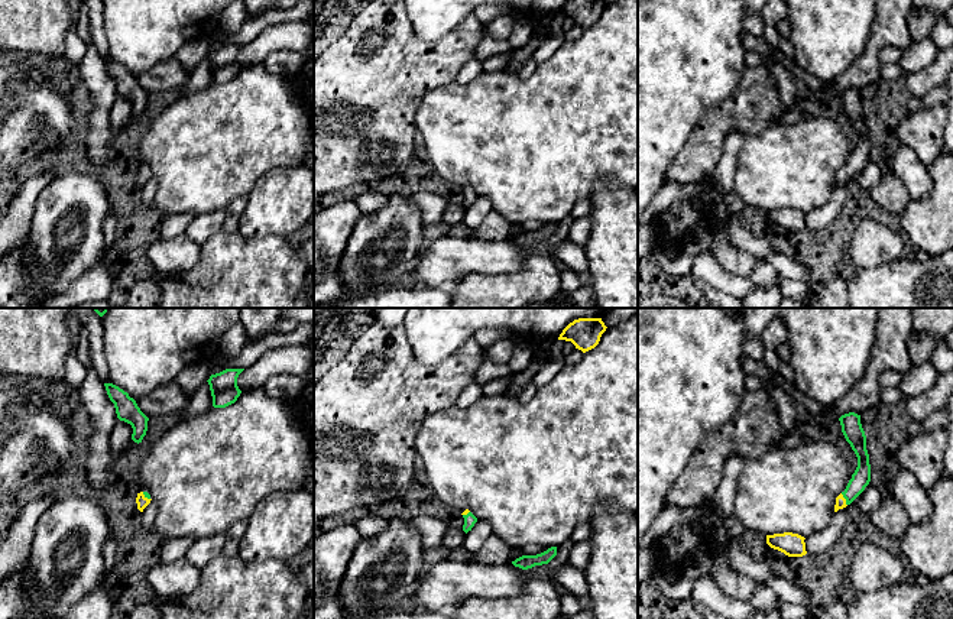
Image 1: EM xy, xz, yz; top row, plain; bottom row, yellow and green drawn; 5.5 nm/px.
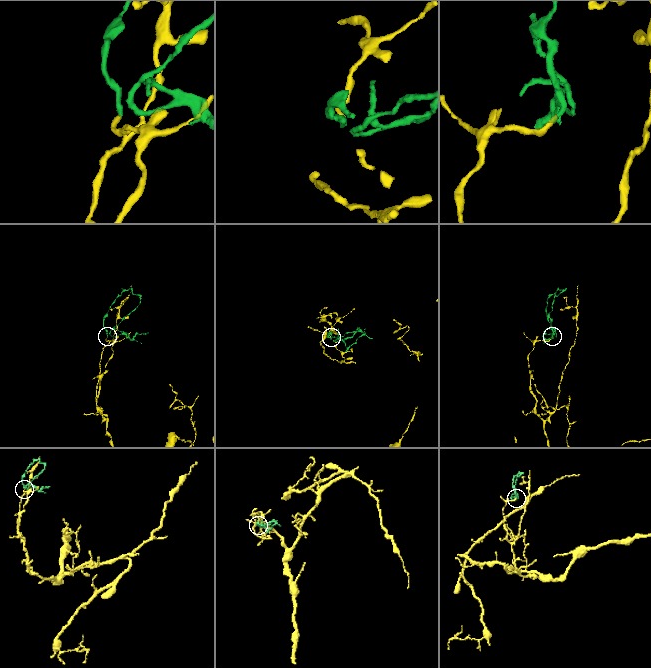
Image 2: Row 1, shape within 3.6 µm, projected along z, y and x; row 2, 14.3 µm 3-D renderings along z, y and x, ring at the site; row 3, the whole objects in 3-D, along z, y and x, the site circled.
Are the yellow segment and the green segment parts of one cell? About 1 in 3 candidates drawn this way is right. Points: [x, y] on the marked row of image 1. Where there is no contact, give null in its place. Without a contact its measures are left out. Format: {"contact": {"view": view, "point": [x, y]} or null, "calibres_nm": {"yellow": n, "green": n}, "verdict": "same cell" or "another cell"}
{"contact": {"view": "yz", "point": [845, 499]}, "calibres_nm": {"yellow": 60, "green": 100}, "verdict": "same cell"}

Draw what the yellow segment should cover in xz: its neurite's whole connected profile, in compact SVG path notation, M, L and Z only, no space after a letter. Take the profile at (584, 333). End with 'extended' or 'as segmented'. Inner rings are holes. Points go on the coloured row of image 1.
M578 318L563 330L558 340L571 341L576 349L586 353L599 344L606 328L602 318Z; as segmented

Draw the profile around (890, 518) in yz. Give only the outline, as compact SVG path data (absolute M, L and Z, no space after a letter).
M882 498L881 505L869 513L872 525L875 525L882 535L901 541L911 525L910 518L901 505L892 498Z

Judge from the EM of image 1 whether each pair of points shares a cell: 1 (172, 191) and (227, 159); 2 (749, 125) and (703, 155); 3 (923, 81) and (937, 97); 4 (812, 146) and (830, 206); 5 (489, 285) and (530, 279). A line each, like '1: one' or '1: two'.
1: one
2: one
3: two
4: two
5: one

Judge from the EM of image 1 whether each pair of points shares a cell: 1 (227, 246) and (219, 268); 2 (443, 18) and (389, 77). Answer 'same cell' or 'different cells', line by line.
1: same cell
2: different cells

